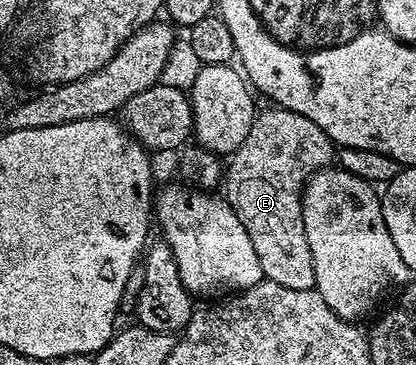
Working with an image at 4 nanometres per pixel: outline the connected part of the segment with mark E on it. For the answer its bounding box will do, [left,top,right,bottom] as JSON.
[223,107,335,291]

